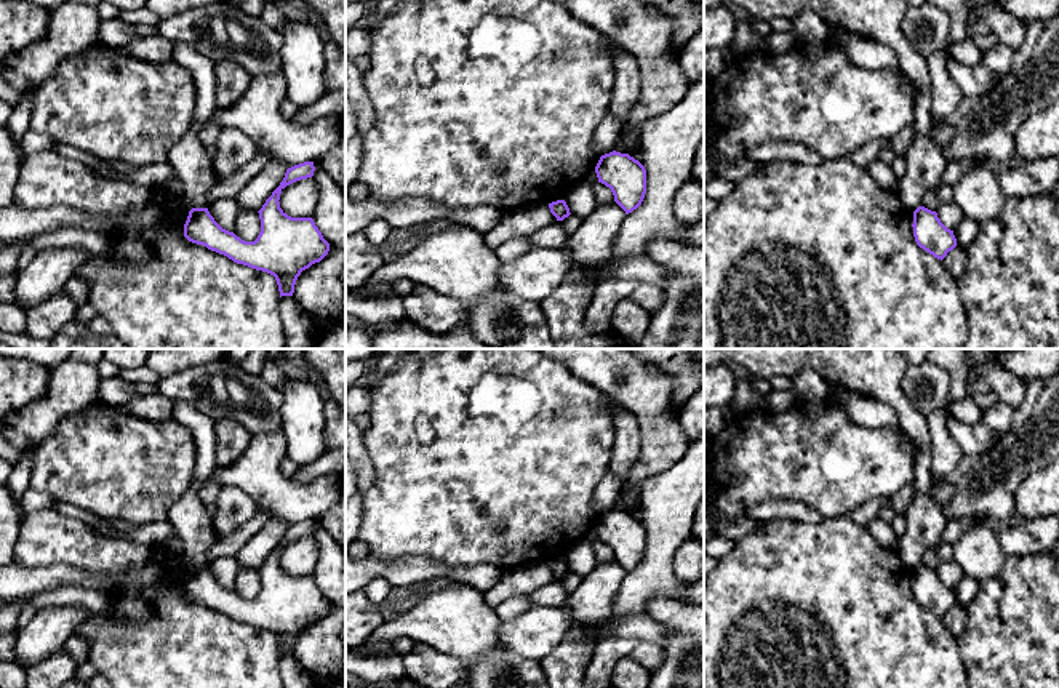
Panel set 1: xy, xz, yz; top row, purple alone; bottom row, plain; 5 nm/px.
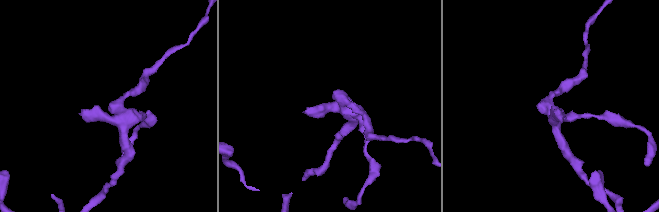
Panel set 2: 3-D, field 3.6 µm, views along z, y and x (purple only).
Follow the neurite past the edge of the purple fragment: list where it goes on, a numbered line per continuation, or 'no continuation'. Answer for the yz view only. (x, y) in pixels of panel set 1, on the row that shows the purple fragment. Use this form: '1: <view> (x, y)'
no continuation

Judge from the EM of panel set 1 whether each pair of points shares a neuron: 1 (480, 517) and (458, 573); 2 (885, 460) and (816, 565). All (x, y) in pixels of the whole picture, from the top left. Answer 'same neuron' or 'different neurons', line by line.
1: different neurons
2: different neurons

